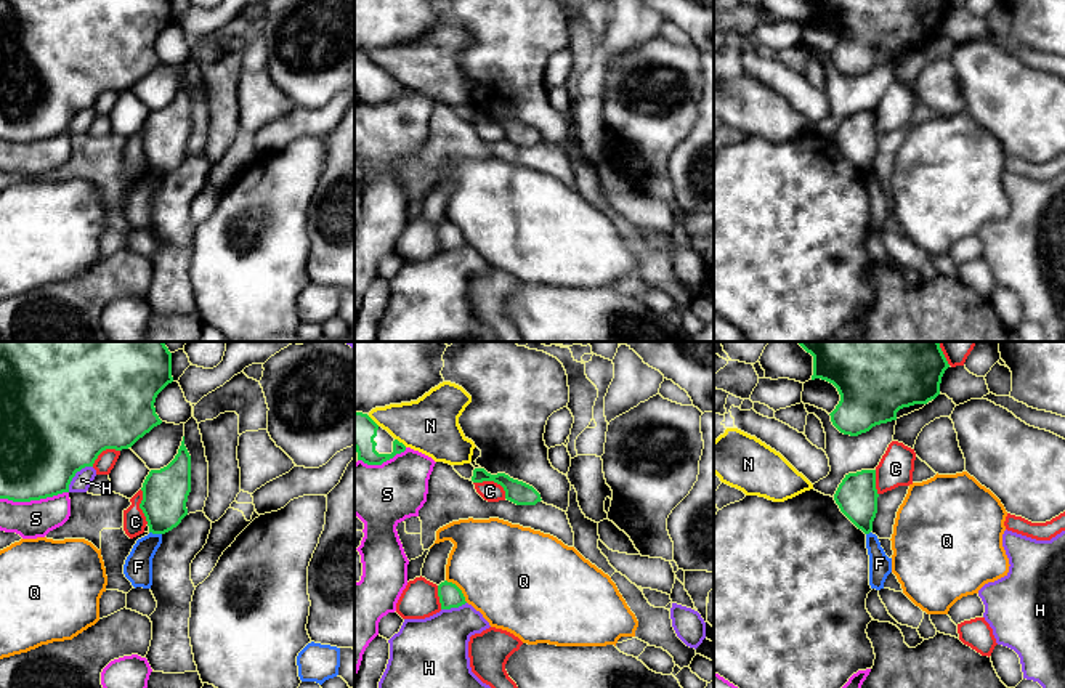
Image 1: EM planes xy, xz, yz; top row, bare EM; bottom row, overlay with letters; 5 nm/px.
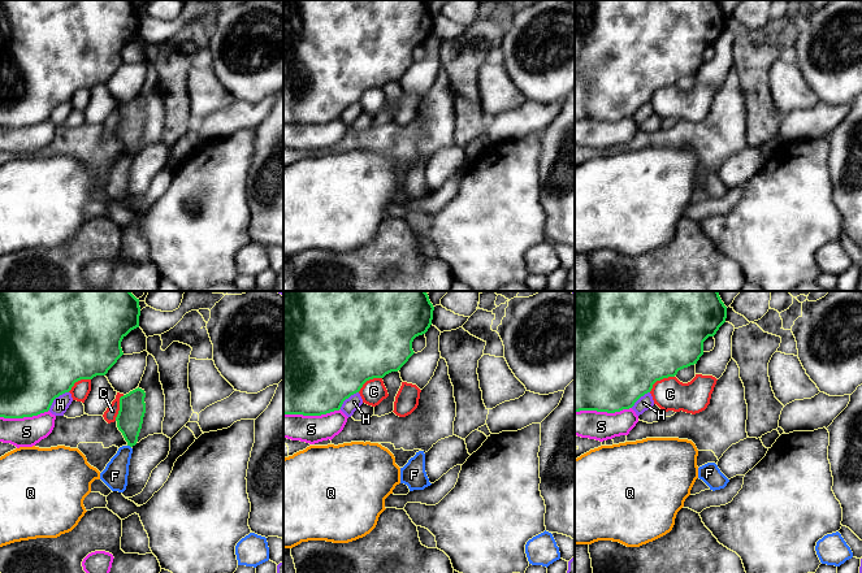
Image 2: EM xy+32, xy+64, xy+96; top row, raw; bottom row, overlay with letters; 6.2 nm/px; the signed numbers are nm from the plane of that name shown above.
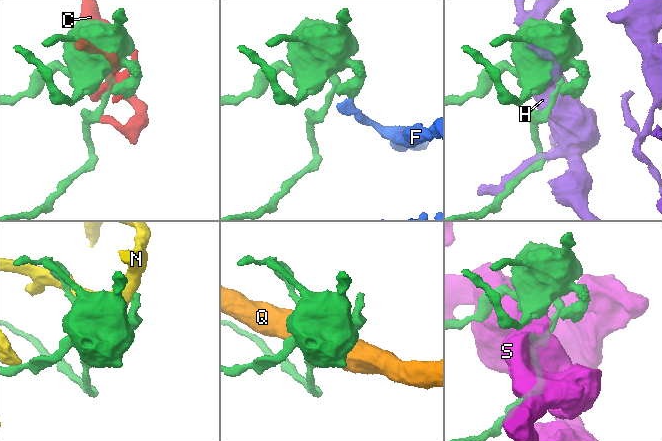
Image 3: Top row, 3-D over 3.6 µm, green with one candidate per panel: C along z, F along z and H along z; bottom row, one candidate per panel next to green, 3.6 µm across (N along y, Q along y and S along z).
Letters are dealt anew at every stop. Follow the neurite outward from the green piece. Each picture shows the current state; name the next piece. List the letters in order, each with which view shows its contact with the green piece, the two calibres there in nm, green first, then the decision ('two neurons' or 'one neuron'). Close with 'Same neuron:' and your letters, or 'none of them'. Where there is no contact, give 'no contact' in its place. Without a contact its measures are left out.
C: xz | 120/100 nm | two neurons
F: xy | 220/140 nm | two neurons
H: xy | 480/90 nm | two neurons
N: xz | 180/280 nm | two neurons
Q: xz | 110/480 nm | two neurons
S: xy | 420/190 nm | two neurons
Same neuron: none of them

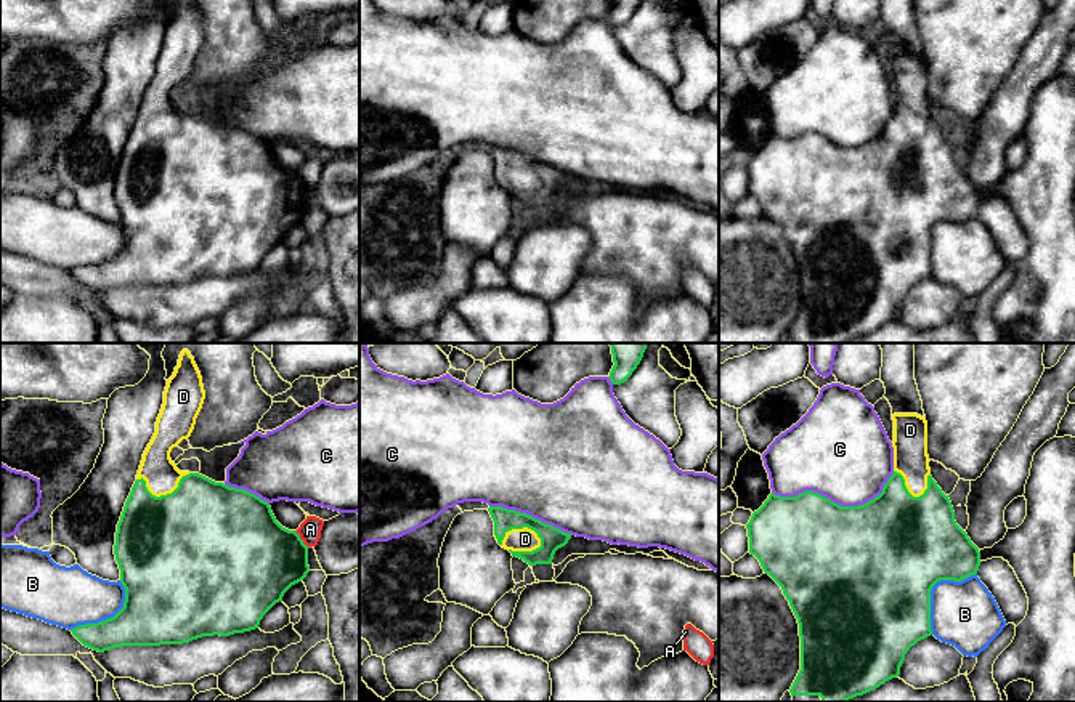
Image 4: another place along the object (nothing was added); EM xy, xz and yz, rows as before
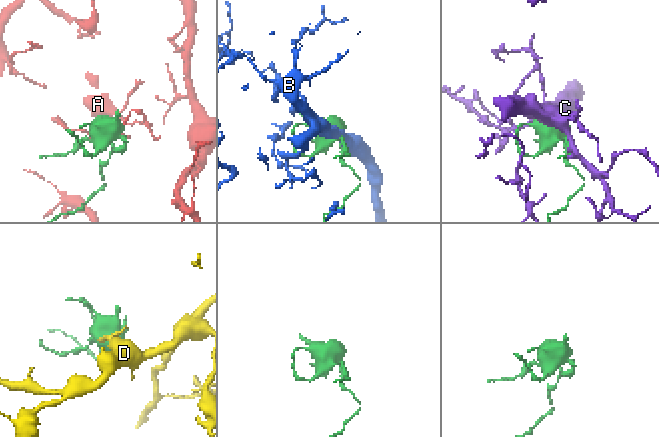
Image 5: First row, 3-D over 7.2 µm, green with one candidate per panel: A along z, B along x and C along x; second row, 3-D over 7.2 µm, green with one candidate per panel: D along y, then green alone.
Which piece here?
A: xy | 420/110 nm | two neurons
B: yz | 500/340 nm | two neurons
C: yz | 500/460 nm | two neurons
D: xz | 120/120 nm | one neuron
Same neuron: D

